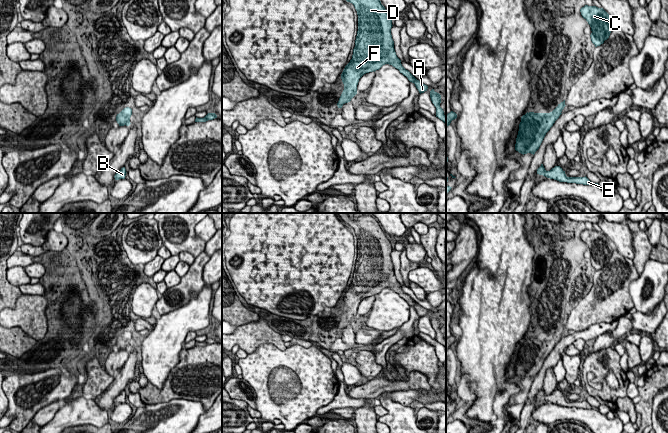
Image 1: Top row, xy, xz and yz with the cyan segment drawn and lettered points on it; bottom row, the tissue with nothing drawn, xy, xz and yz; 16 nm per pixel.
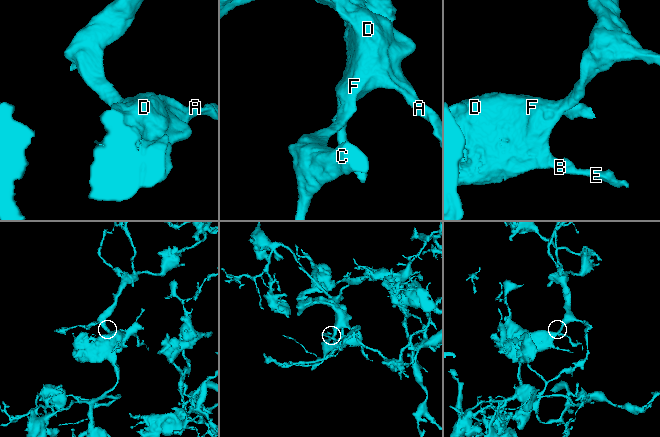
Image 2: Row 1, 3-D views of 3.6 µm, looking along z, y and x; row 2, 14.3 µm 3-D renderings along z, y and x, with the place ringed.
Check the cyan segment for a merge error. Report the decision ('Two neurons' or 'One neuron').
One neuron

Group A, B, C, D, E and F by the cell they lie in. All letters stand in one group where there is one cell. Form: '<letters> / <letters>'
A B C D E F

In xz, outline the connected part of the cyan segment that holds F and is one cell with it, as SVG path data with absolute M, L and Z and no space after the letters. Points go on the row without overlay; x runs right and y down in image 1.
M338 213L338 215L343 223L354 229L358 239L358 255L352 283L341 298L344 314L337 327L338 332L342 332L357 318L359 303L364 298L375 296L385 288L398 293L415 308L420 318L427 315L428 310L406 294L397 281L391 259L392 243L380 223L365 214L354 218L348 213Z

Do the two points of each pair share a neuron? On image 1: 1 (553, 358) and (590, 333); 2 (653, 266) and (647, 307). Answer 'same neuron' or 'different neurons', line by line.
1: same neuron
2: same neuron

